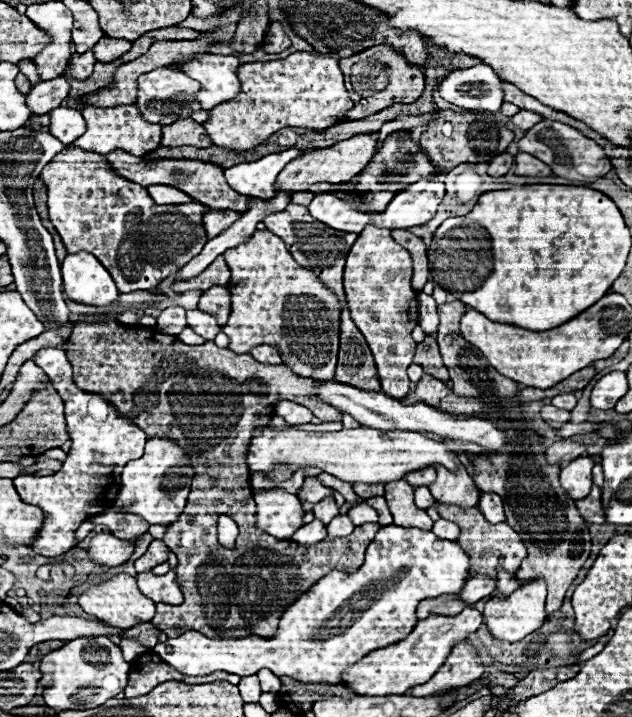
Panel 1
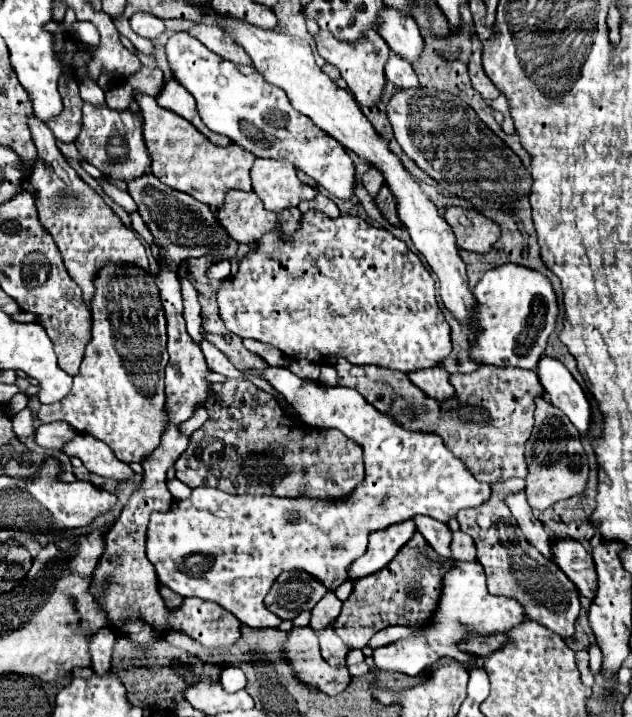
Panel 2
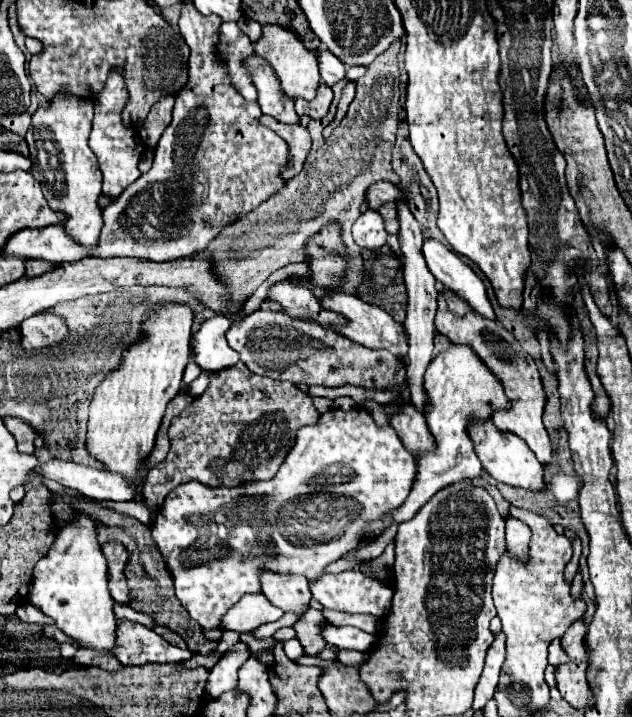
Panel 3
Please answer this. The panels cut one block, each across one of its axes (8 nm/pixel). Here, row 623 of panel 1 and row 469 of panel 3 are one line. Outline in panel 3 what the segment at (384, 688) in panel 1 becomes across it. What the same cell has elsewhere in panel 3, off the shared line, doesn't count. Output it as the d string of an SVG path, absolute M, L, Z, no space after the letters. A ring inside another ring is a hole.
M450 344L450 348L446 352L440 352L438 356L432 358L426 374L424 374L424 388L428 392L428 410L426 410L426 424L432 432L432 436L436 438L436 450L434 452L426 452L420 456L420 462L418 462L418 474L416 474L416 482L412 486L412 492L408 496L408 500L396 508L392 514L388 514L388 520L382 520L378 522L376 528L372 528L374 532L370 532L370 538L366 542L370 542L372 538L376 538L390 522L404 522L408 518L412 518L424 504L426 500L436 494L440 488L448 486L448 484L454 484L454 482L460 482L460 480L472 480L472 478L478 478L482 474L482 464L474 452L474 444L468 436L468 426L476 420L488 420L492 418L492 414L500 408L504 408L508 404L508 398L504 396L504 386L500 384L500 380L496 380L494 372L484 366L484 362L476 356L476 352L468 350L466 348L468 344Z

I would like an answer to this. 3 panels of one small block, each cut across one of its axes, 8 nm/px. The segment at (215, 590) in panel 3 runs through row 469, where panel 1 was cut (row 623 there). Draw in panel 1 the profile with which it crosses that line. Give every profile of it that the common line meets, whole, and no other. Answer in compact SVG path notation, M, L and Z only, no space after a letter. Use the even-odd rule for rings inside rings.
M382 526L376 538L366 550L366 560L354 574L330 572L318 580L308 592L304 592L280 618L276 636L260 638L248 636L244 640L210 640L200 632L186 632L178 638L168 638L164 644L152 648L166 664L176 668L186 676L206 676L212 672L230 672L238 676L256 674L262 668L272 670L276 676L290 676L304 684L342 684L342 674L348 666L356 664L360 658L372 650L384 648L404 640L416 626L416 606L424 598L436 598L440 594L458 594L468 580L468 554L450 540L438 538L434 532L420 528L402 526Z

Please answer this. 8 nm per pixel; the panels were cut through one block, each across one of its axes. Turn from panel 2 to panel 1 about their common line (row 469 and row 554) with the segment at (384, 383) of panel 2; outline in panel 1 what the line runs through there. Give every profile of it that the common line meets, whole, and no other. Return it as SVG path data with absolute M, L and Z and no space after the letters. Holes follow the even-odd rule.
M438 504L438 512L444 520L456 522L460 526L460 536L458 536L456 542L470 556L470 576L486 574L486 576L496 578L498 576L498 566L512 572L512 574L518 572L522 560L526 558L526 548L524 548L524 542L522 542L520 534L516 534L516 530L512 530L506 522L490 526L490 522L484 520L484 516L480 514L480 510L476 506L470 508L470 510L462 510L458 506Z

